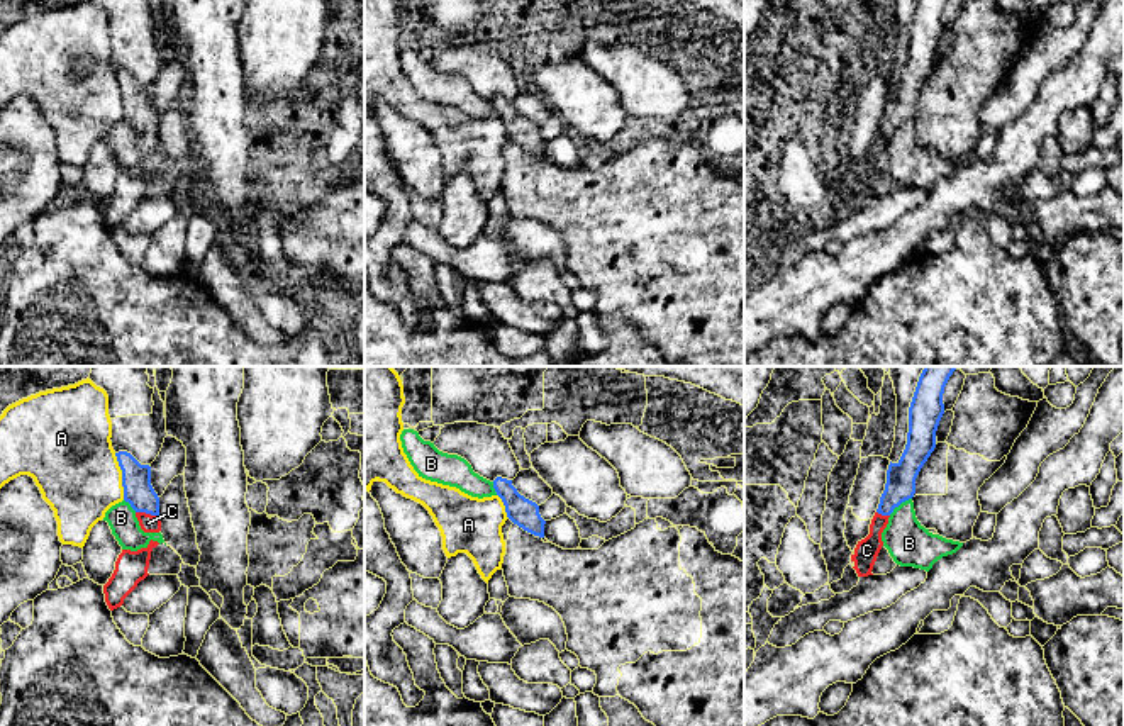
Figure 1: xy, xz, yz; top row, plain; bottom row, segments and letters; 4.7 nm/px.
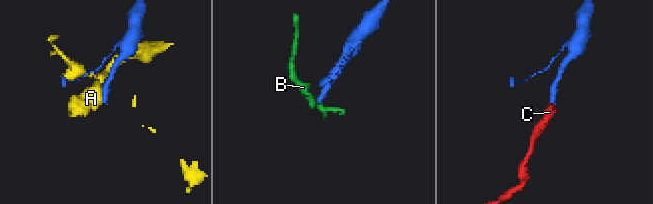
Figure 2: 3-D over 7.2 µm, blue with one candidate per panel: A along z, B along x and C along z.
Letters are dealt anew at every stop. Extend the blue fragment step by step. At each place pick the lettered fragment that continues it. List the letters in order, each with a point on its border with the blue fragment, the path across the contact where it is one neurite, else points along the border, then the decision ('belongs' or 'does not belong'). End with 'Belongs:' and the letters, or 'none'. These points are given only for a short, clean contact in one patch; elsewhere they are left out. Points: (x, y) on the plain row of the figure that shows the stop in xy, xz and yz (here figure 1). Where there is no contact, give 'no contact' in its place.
A: xy (122, 97) | does not belong
B: yz (899, 124) | along yz (911, 117), (889, 134) | does not belong
C: xy (148, 133) | across xy (136, 99), (148, 133), (148, 143) | belongs
Belongs: C

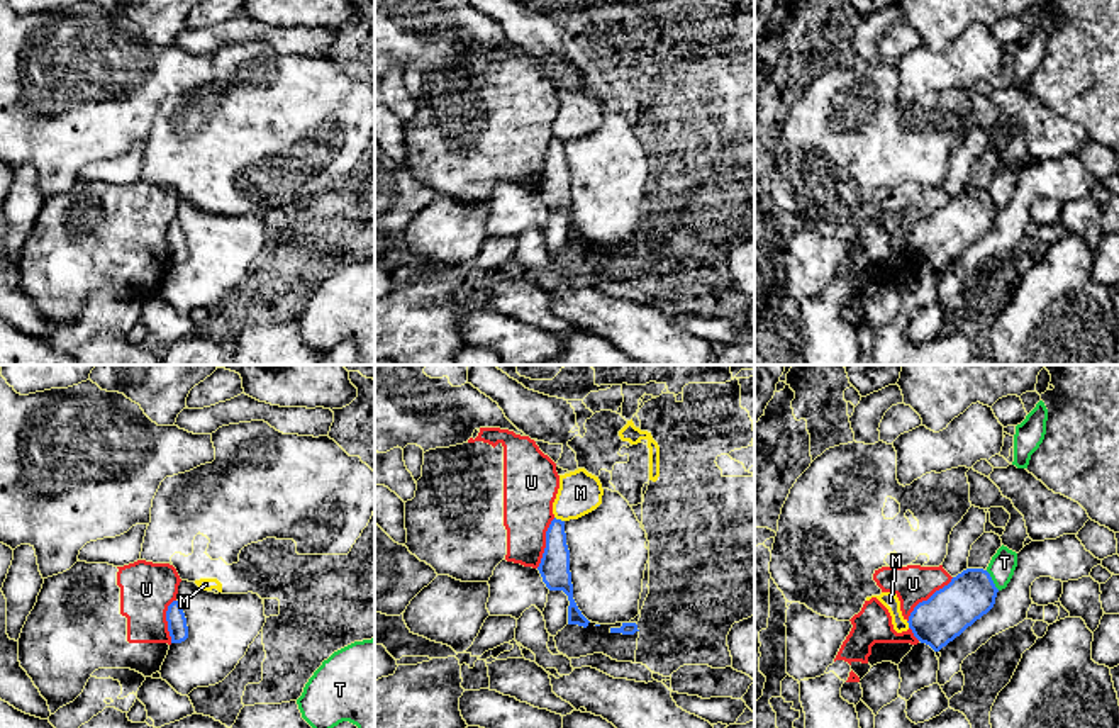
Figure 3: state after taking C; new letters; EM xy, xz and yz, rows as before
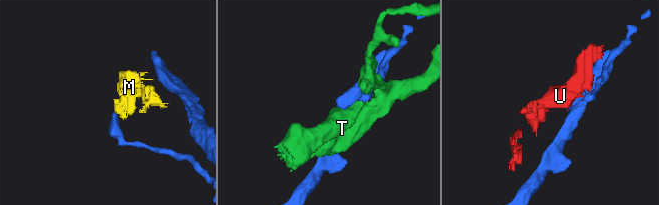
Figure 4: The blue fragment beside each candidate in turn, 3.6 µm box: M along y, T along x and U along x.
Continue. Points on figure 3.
M: xz (560, 140) | along xz (555, 136), (563, 141) | does not belong
T: yz (992, 201) | does not belong
U: yz (928, 219) | does not belong
Belongs: none

